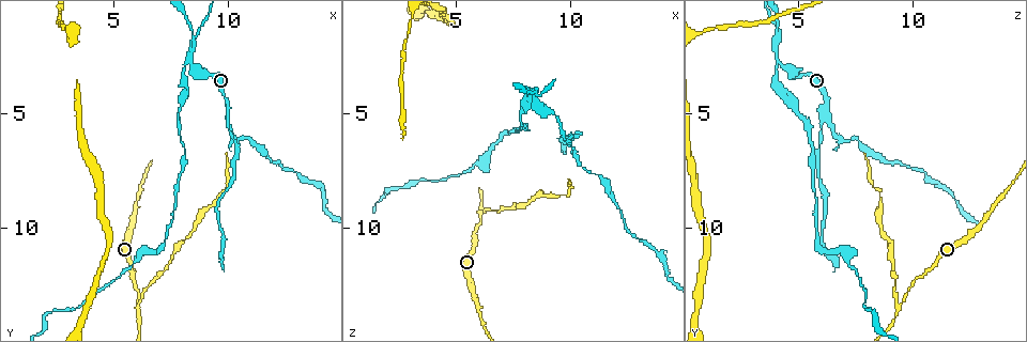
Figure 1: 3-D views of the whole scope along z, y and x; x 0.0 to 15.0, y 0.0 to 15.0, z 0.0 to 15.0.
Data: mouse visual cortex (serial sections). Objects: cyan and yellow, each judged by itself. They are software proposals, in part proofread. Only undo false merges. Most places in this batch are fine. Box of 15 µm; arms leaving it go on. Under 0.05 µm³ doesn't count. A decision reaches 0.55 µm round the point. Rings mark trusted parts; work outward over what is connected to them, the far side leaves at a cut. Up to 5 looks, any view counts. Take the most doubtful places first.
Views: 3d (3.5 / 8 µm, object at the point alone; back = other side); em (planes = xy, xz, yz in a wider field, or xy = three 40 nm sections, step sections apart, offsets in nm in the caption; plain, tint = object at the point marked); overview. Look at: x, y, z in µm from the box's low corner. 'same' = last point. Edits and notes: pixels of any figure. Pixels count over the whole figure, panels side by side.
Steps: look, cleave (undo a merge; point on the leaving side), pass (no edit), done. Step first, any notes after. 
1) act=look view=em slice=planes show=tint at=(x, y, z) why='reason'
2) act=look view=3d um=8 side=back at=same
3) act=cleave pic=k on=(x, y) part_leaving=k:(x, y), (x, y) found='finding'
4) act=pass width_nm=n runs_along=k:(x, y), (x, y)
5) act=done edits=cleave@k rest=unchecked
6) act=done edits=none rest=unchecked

act=look view=3d um=8 at=(8.5, 1.8, 4.1) why='three arms meet'

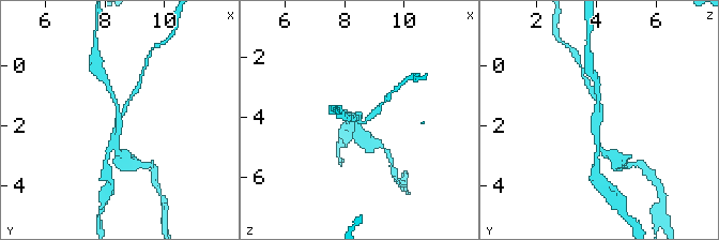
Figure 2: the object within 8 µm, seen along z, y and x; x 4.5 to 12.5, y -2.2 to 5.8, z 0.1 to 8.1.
act=look view=em slice=planes show=tint at=(8.5, 1.9, 4.1) arms=3 arm_widths_nm=150,150,200 why='shape alone is not enough'

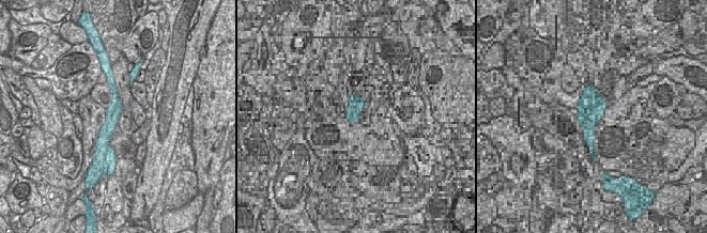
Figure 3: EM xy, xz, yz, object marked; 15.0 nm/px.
act=cleave pic=2 on=(596, 166) part_leaving=2:(598, 147), (595, 180), (602, 185) found='two cells meet here'

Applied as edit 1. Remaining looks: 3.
act=look view=overview

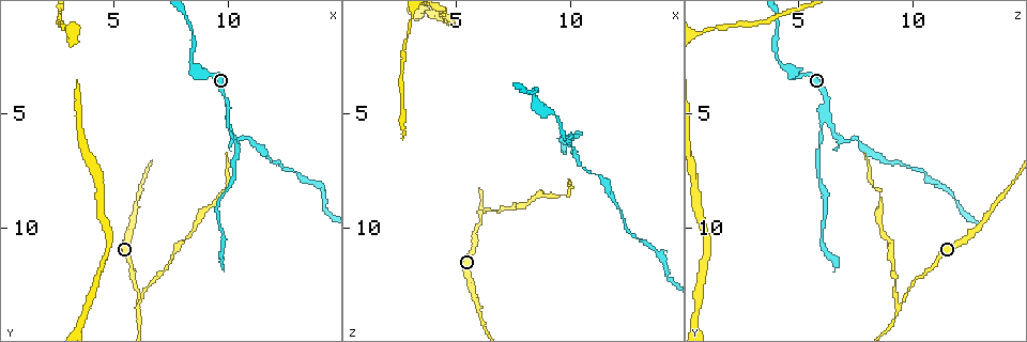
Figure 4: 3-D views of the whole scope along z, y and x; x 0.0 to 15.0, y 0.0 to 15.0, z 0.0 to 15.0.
act=look view=3d um=3.5 at=(6.0, 13.3, 9.5) why='branch point'

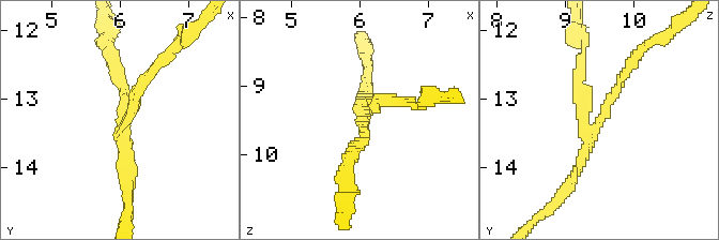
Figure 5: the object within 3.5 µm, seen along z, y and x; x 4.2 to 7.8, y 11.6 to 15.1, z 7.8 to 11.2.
act=look view=em slice=xy step=1 show=tint at=(6.10, 13.35, 9.50) arms=3 arm_widths_nm=150,150,150 why='now the EM'

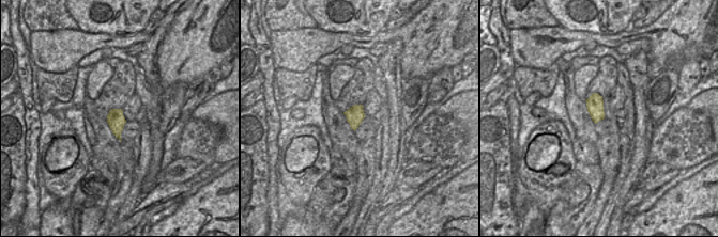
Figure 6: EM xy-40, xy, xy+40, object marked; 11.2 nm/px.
act=cleave pic=5 on=(581, 77) width_nm=200 part_leaving=5:(124, 88), (124, 124), (151, 75) found='a second cell is stuck on'

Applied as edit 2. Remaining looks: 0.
act=done edits=cleave@2,cleave@5 rest=unchecked

